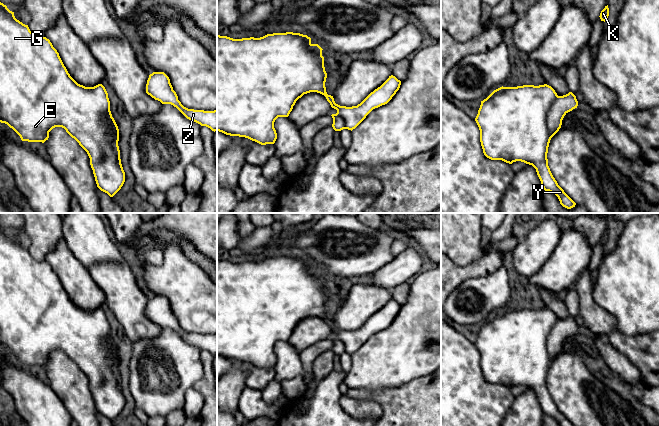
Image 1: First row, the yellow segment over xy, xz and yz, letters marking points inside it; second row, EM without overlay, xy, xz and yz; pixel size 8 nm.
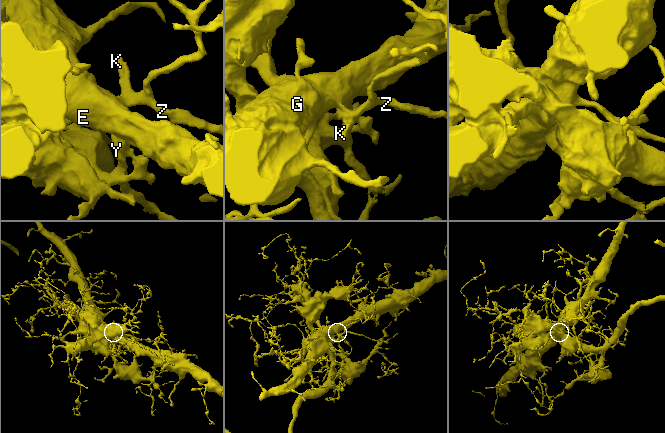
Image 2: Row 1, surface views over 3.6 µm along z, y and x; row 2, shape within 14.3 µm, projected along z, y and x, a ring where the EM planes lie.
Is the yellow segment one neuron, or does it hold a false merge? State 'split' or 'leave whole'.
split

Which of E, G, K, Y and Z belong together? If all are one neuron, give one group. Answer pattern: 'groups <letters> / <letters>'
groups E G Y / K Z

